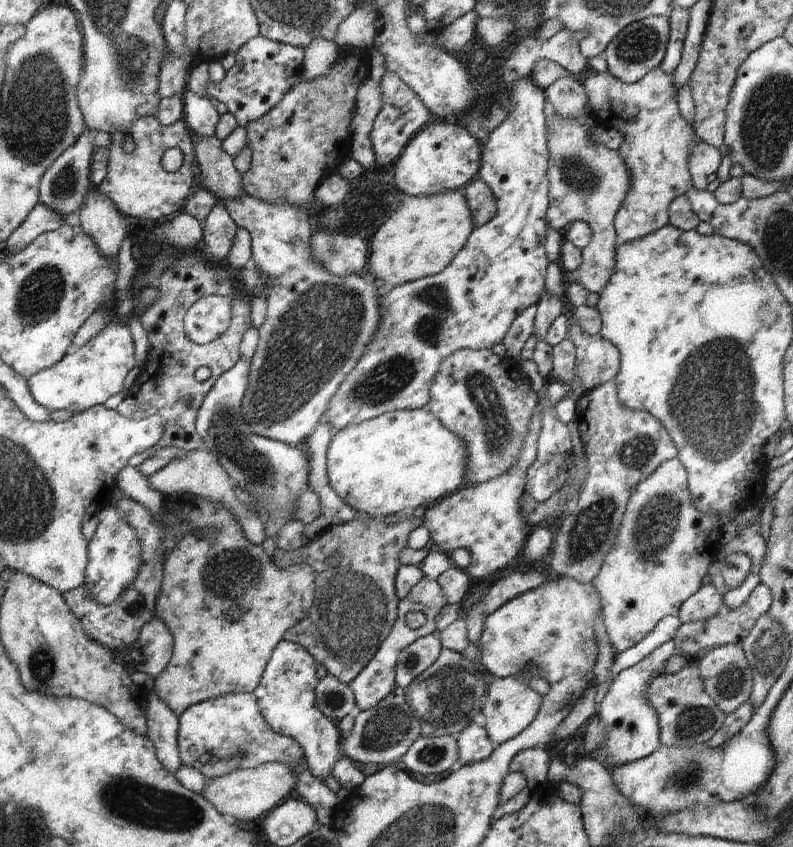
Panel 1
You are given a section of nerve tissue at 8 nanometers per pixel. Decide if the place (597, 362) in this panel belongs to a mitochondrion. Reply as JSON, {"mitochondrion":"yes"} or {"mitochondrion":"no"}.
{"mitochondrion":"no"}

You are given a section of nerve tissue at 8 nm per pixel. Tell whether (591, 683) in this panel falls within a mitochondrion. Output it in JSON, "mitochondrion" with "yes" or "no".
{"mitochondrion":"no"}

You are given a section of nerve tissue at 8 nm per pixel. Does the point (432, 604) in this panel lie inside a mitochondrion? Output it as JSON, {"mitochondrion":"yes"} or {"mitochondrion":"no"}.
{"mitochondrion":"no"}

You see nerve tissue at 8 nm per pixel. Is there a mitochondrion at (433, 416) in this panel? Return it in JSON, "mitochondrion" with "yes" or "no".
{"mitochondrion":"no"}

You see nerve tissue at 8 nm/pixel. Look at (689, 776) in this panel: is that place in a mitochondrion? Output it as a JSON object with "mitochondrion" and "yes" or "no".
{"mitochondrion":"yes"}

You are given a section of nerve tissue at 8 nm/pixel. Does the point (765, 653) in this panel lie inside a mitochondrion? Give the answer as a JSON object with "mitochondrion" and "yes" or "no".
{"mitochondrion":"yes"}

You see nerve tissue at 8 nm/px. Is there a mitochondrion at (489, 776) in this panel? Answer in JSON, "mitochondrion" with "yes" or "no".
{"mitochondrion":"no"}

